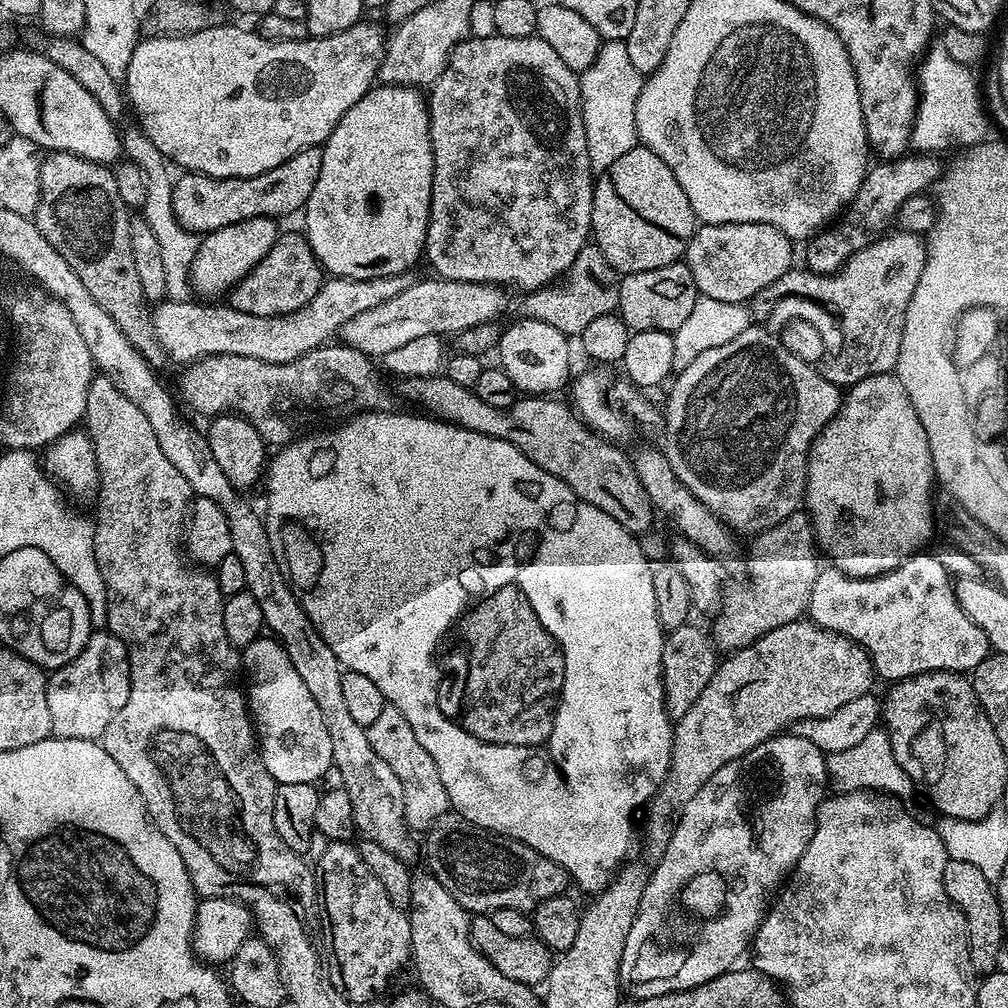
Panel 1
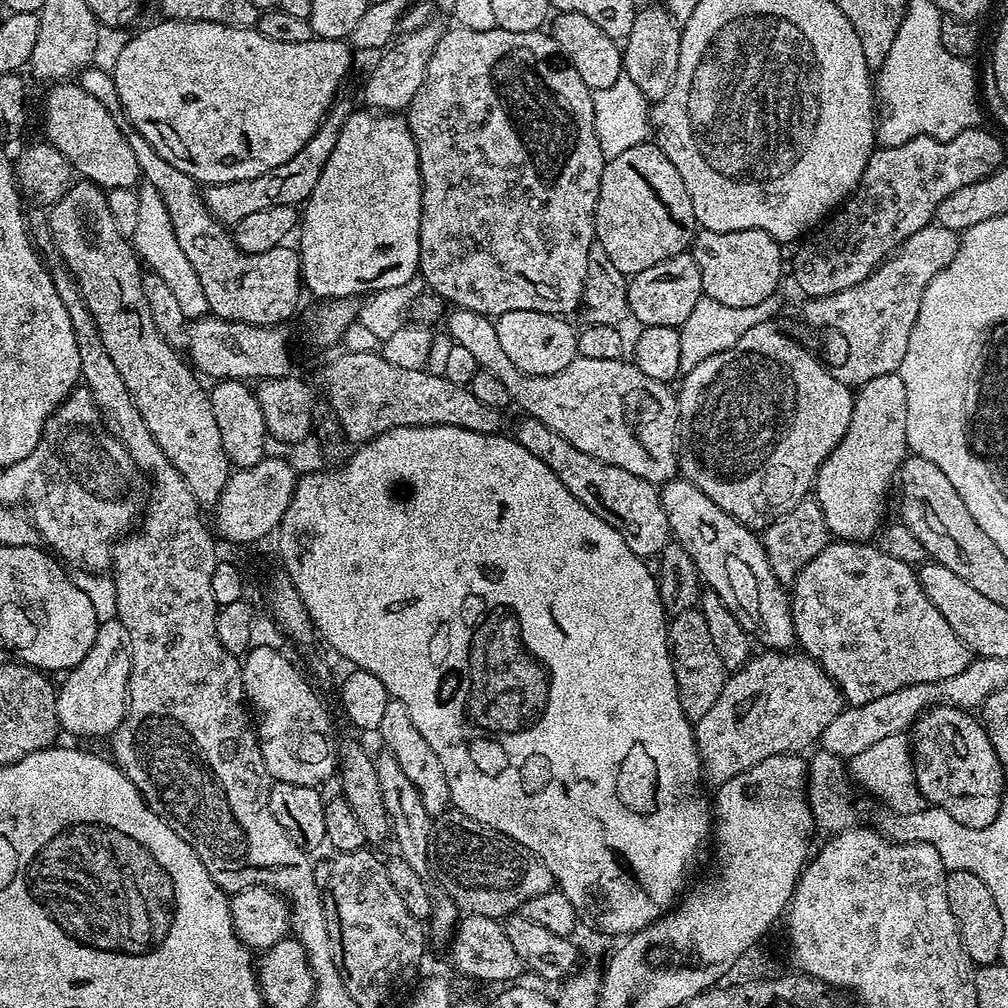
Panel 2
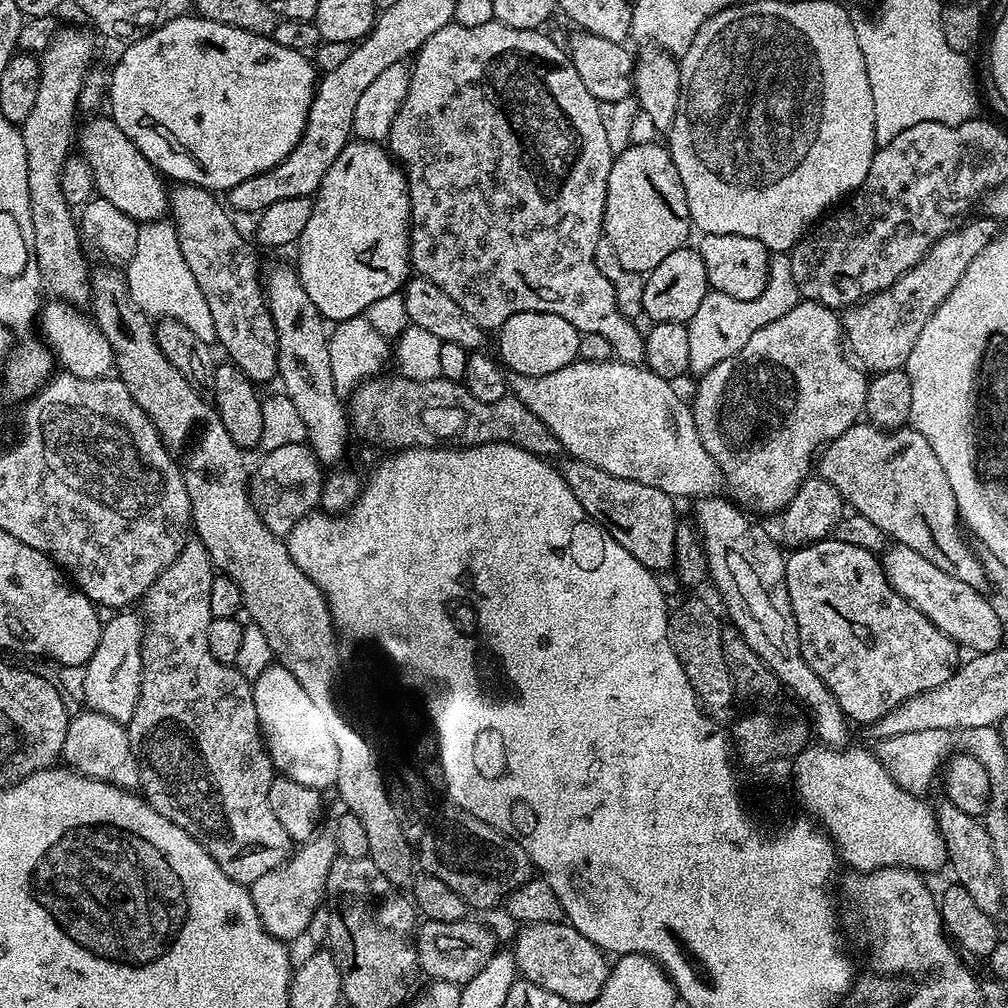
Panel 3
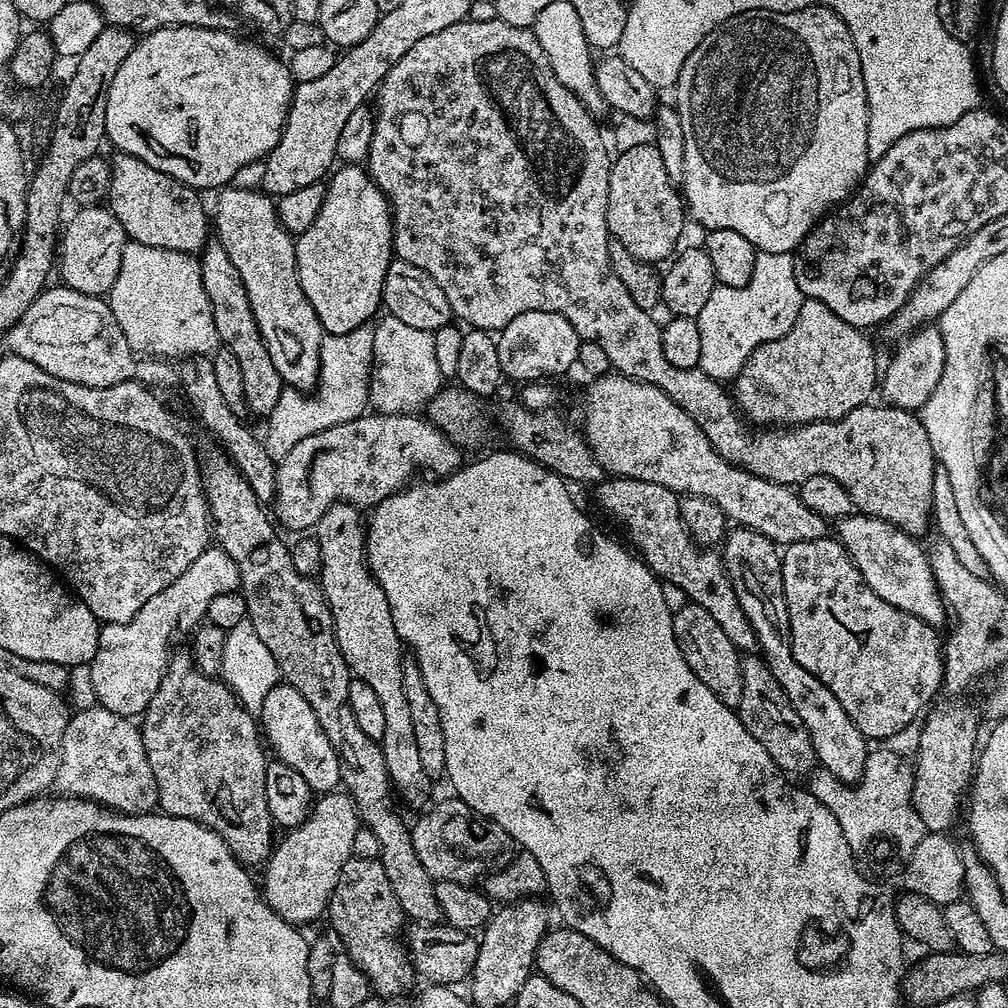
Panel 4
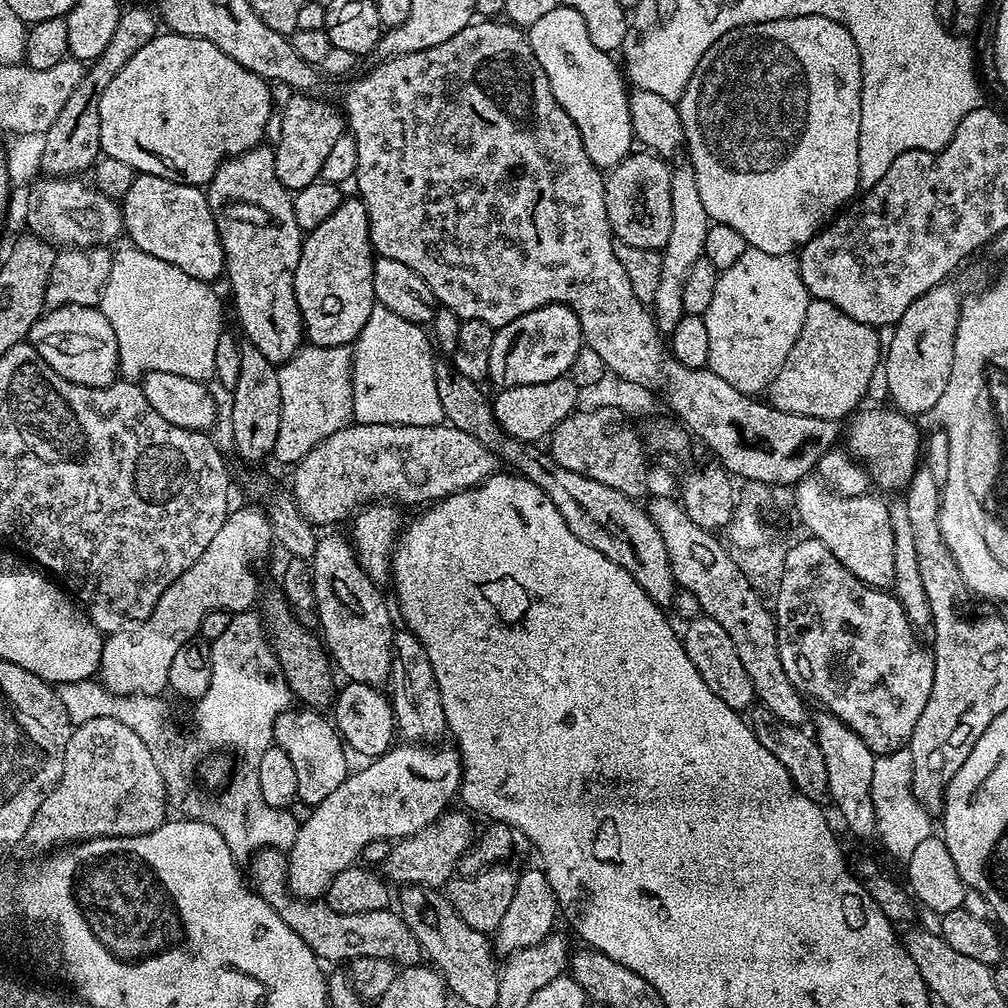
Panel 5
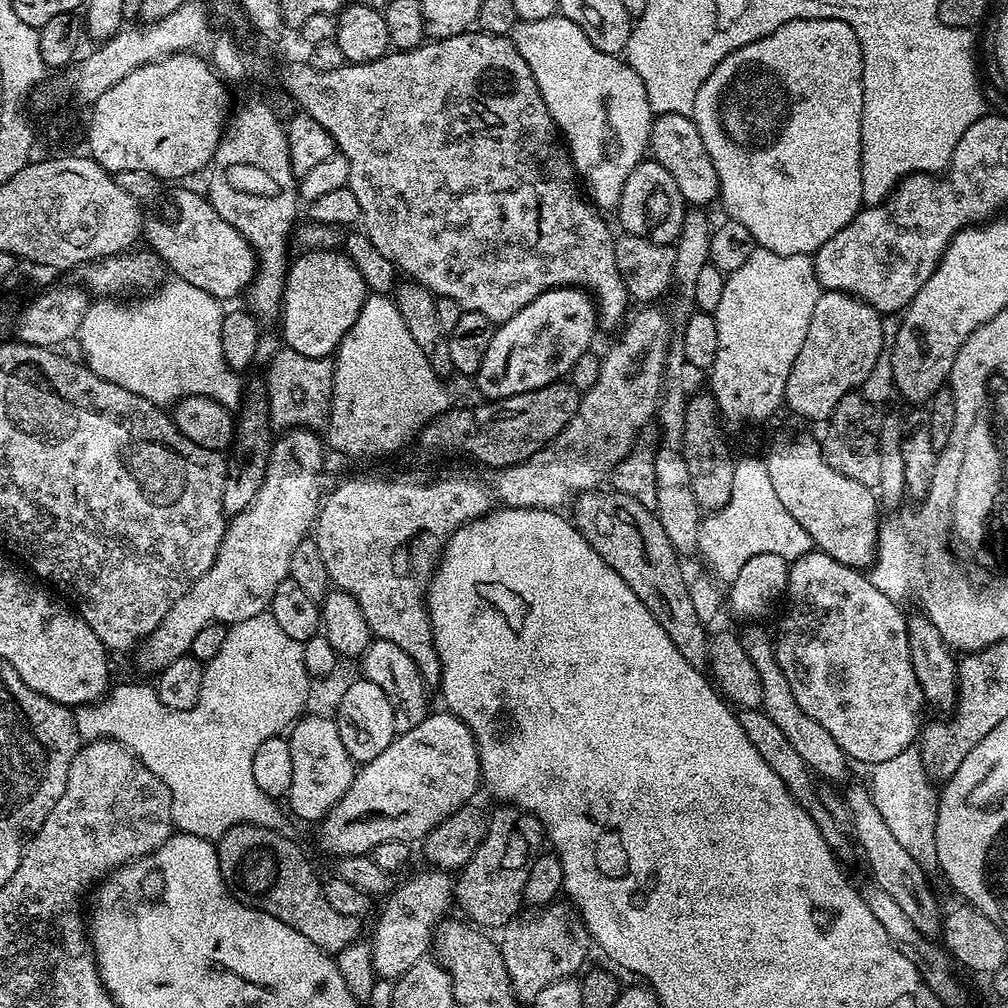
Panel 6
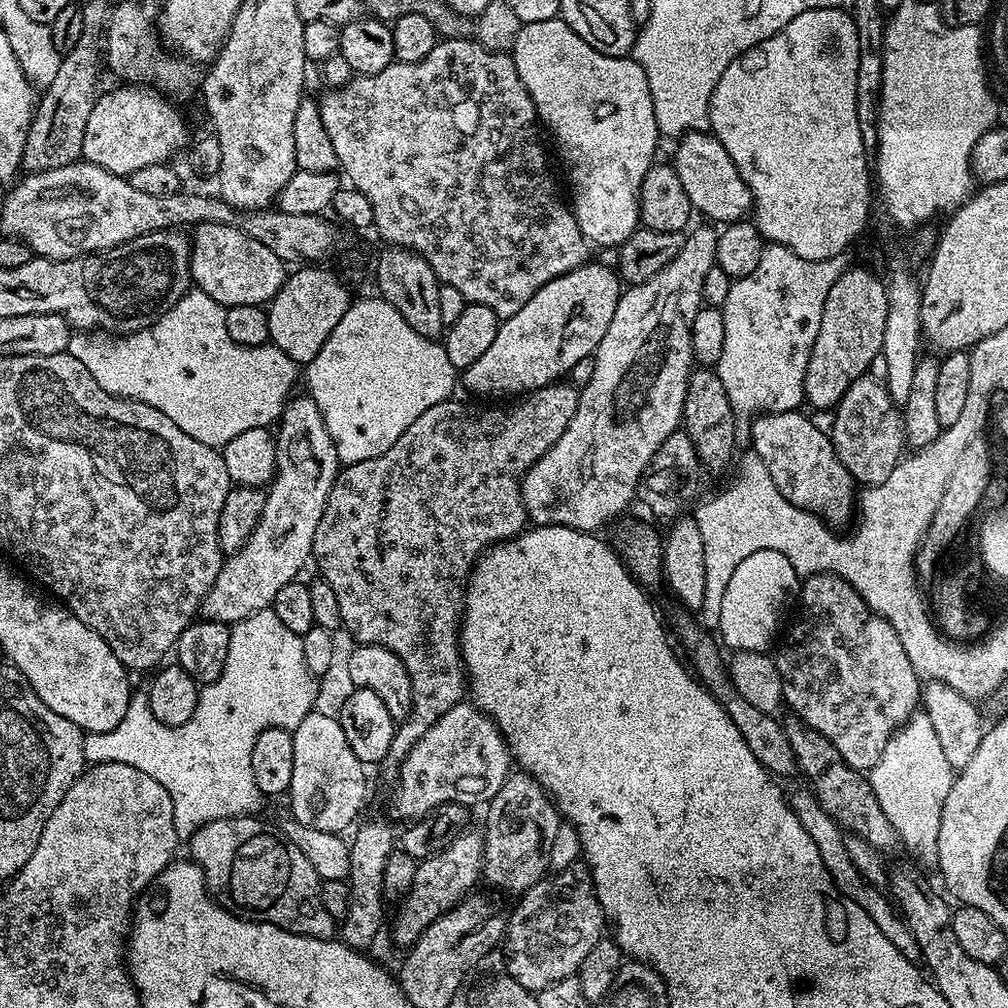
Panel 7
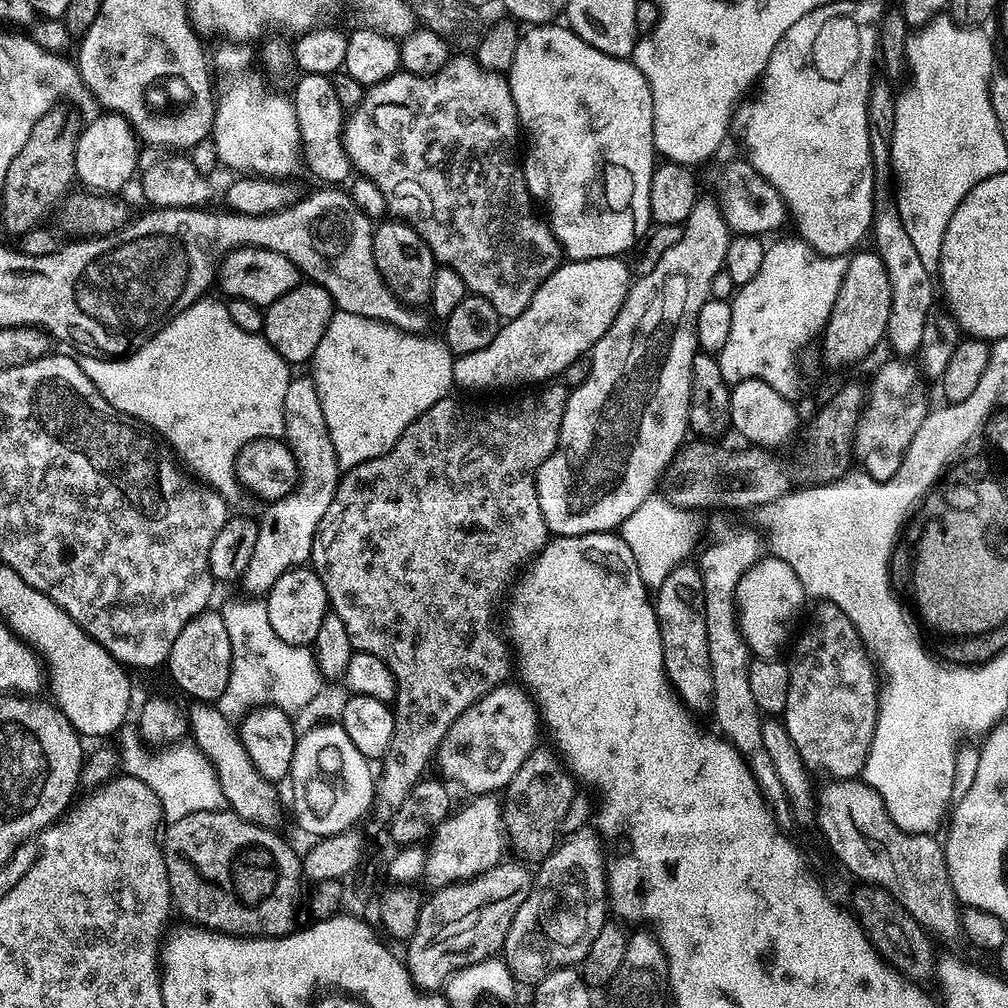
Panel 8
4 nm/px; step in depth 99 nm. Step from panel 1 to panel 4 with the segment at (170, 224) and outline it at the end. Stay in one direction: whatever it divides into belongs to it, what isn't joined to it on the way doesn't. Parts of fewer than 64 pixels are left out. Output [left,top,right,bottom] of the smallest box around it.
[106,240,217,358]

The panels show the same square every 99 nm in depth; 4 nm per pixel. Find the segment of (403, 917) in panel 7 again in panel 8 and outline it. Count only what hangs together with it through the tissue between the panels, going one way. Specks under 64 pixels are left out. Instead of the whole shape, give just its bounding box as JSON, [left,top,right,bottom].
[423,794,506,889]

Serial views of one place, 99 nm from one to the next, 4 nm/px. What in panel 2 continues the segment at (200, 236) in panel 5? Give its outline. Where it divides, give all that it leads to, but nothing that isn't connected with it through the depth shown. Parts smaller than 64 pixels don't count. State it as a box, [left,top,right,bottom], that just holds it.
[44,82,141,188]

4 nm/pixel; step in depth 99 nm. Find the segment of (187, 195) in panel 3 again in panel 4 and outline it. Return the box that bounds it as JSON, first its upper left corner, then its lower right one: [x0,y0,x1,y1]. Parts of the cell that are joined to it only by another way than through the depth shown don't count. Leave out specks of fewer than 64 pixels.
[198,242,286,418]

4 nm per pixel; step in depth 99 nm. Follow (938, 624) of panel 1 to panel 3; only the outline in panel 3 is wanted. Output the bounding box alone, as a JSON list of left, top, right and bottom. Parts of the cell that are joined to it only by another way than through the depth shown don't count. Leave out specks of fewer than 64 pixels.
[784,538,962,726]

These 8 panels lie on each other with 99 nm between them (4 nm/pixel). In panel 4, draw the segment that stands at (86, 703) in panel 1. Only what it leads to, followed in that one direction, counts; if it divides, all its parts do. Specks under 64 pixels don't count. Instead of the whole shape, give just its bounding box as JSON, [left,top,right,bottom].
[87,546,240,717]

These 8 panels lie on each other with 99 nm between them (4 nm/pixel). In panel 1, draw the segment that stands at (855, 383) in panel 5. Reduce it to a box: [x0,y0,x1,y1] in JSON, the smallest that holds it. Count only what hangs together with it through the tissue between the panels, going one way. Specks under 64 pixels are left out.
[664,327,842,534]

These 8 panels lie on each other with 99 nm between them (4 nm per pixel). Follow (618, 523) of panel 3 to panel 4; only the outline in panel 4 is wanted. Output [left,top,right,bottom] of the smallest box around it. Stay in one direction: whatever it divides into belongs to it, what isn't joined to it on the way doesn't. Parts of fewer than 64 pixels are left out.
[595,476,757,654]

